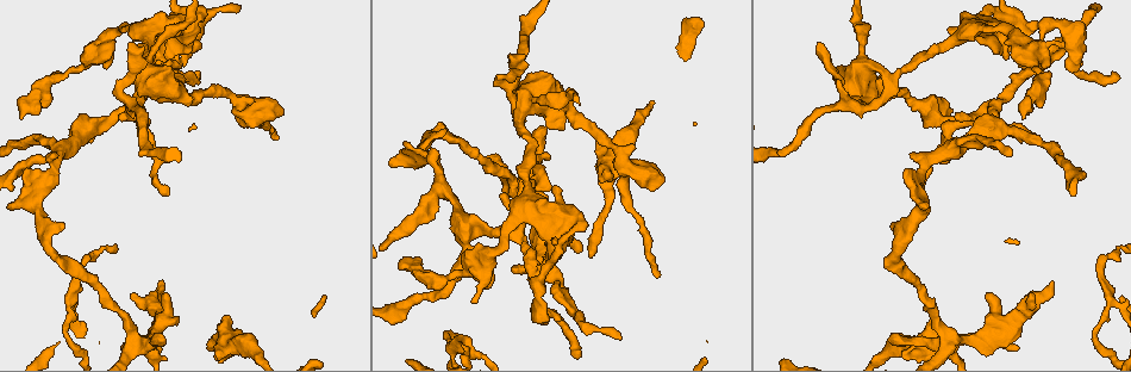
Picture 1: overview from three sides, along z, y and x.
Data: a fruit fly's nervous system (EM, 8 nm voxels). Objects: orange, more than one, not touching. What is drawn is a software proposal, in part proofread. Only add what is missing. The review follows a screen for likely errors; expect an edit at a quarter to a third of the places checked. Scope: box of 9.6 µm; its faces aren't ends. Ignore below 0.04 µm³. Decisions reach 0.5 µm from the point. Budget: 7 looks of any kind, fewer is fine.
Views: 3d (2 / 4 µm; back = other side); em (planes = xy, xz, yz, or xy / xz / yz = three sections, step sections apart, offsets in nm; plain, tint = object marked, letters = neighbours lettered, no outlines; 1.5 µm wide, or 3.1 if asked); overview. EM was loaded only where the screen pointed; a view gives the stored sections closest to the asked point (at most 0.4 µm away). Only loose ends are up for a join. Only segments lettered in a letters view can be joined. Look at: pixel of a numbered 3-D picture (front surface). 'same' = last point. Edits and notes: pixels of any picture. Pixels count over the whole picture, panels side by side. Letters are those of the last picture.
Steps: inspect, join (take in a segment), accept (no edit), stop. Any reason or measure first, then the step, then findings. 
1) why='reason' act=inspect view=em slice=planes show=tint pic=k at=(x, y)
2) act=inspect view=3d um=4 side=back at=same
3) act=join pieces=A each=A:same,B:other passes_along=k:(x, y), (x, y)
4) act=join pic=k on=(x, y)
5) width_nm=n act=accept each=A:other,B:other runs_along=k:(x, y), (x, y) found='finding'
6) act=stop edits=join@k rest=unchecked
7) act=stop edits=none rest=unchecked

why='free end' act=inspect view=3d um=2 pic=1 at=(1017, 347)

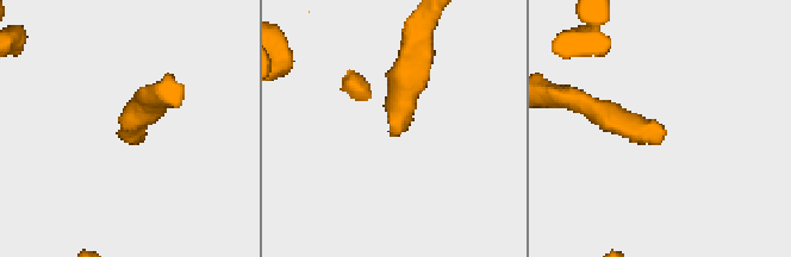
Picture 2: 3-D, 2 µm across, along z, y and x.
act=inspect view=em slice=xz step=4 show=tint pic=2 at=(129, 140)

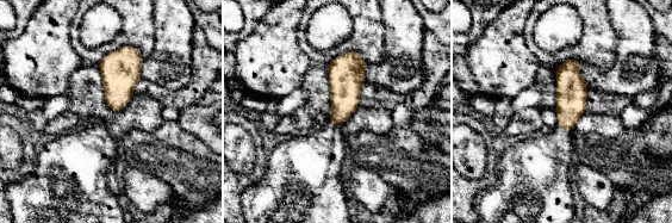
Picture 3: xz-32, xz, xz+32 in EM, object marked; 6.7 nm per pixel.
why='another direction' act=inspect view=em slice=planes show=letters at=same

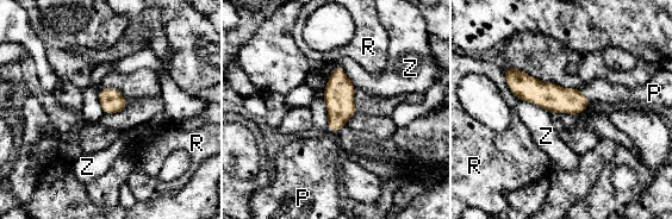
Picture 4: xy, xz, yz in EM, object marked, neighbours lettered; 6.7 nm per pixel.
act=join pieces=P each=P:same,R:other,Z:other passes_along=4:(551, 97), (584, 95), (601, 91) found='it goes on there'

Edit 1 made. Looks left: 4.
why='redraw' act=inspect view=overview

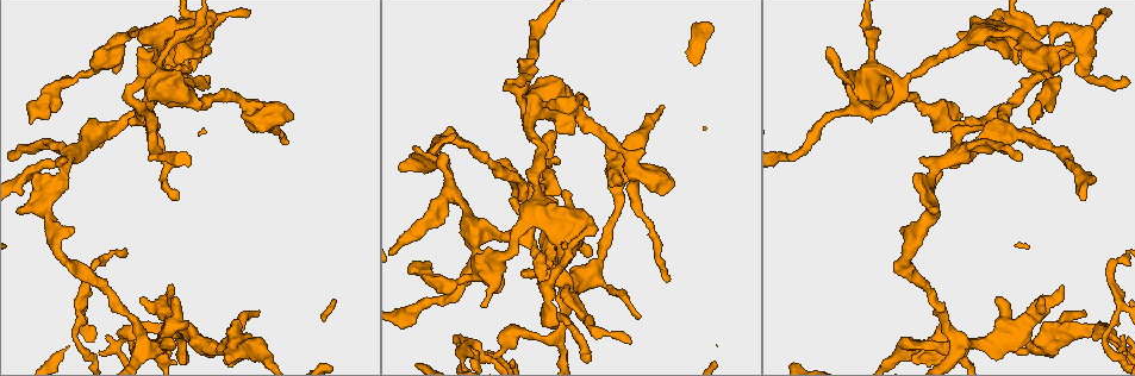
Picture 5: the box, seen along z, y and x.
why='an open end' act=inspect view=em slice=planes show=letters pic=5 at=(173, 344)

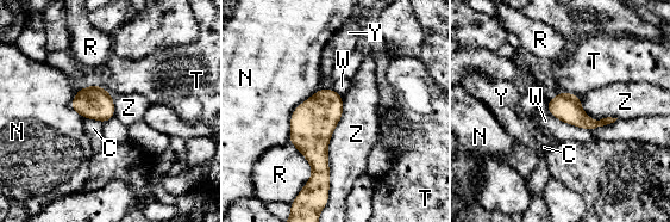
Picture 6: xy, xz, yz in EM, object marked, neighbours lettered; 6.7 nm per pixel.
act=accept each=C:other,N:other,R:other,T:other,W:other,Y:other,Z:other border=6:(343, 97), (327, 149), (327, 191) found='none of them fits'

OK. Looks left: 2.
act=stop edits=join@4 rest=unchecked

